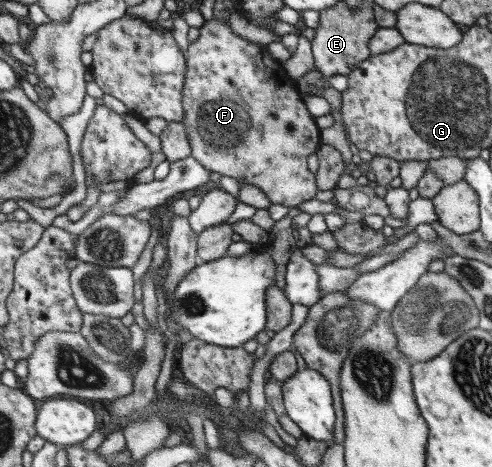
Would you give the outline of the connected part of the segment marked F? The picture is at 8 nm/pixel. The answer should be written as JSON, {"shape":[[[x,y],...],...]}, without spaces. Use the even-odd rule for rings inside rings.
{"shape":[[[214,17],[213,20],[207,20],[201,28],[200,33],[195,42],[191,42],[188,47],[187,56],[187,70],[186,79],[182,89],[182,108],[184,109],[183,126],[185,134],[191,143],[191,157],[199,162],[207,171],[219,173],[222,176],[229,176],[238,179],[243,179],[247,185],[253,185],[260,188],[272,204],[283,204],[287,207],[297,207],[302,202],[313,200],[317,194],[318,186],[316,185],[316,175],[310,172],[308,168],[308,158],[311,154],[316,153],[318,146],[322,142],[320,136],[321,130],[316,126],[316,121],[307,110],[303,102],[302,94],[299,93],[298,85],[295,79],[290,77],[284,69],[283,63],[277,61],[274,56],[268,51],[267,45],[260,45],[259,43],[251,43],[238,35],[235,35],[225,25],[223,21],[219,21]]]}

